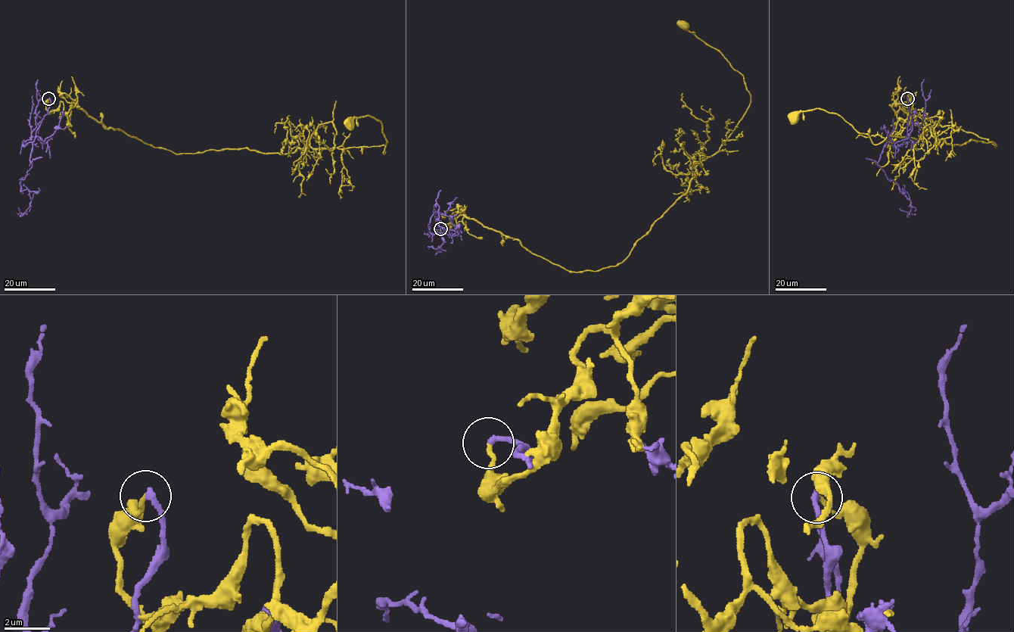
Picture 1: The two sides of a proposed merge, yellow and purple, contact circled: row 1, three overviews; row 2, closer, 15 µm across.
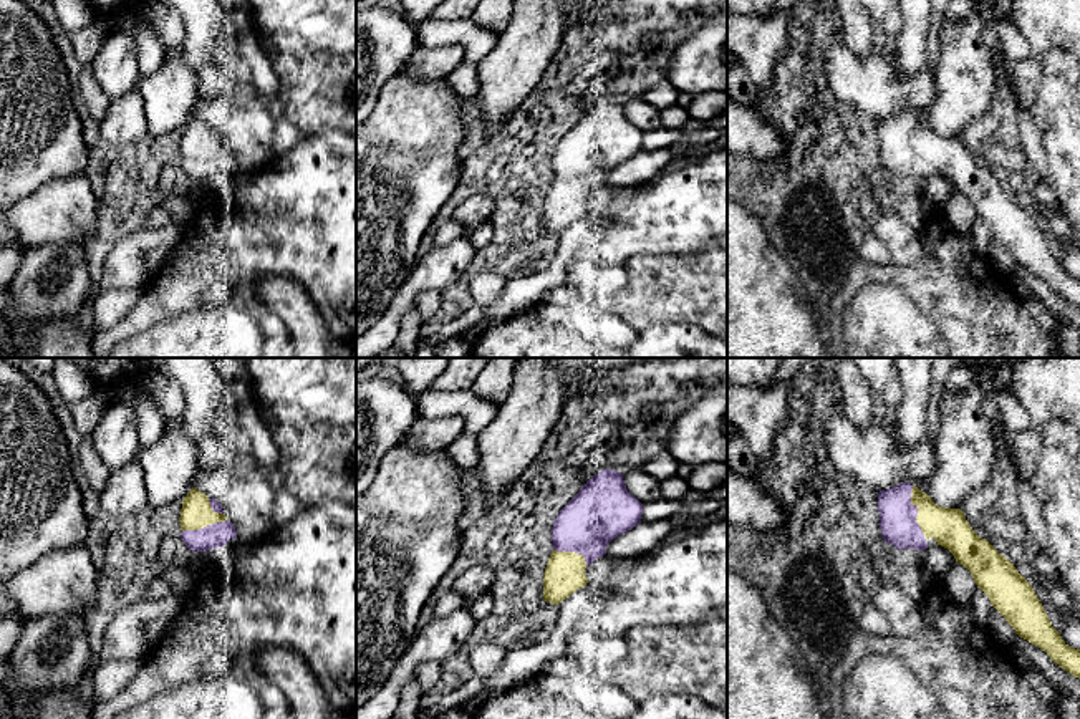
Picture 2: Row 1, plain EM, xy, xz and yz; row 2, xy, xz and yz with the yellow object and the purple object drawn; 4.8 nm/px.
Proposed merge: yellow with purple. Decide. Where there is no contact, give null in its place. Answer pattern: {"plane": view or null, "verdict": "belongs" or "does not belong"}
{"plane": "yz", "verdict": "does not belong"}

